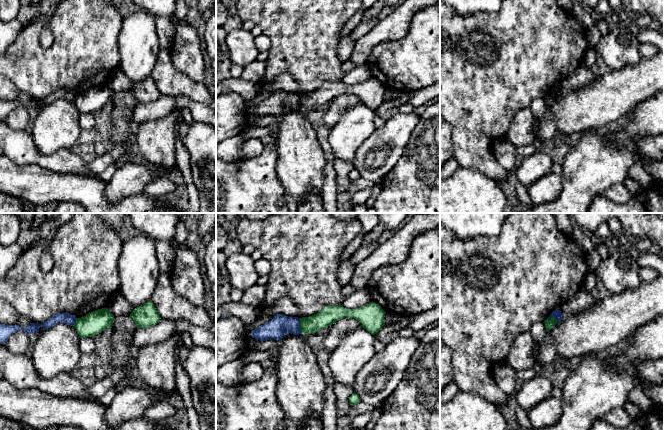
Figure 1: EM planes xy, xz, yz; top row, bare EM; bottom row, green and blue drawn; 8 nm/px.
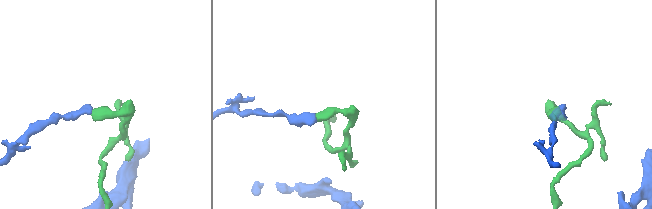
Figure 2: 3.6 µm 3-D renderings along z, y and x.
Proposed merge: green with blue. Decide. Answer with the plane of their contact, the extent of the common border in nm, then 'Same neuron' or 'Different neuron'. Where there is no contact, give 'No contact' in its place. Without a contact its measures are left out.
Touches green in xz. Shared border 130 nm. Different neuron

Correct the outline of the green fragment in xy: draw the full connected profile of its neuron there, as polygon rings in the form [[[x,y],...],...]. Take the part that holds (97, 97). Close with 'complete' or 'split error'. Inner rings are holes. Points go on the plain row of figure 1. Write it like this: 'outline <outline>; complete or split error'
outline [[[108,84],[95,86],[84,93],[77,94],[73,101],[80,114],[94,113],[105,105],[112,103],[114,91]]]; complete

